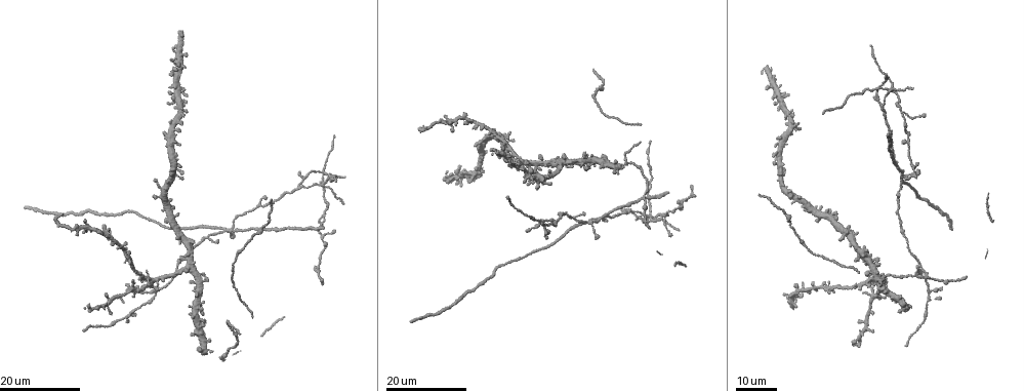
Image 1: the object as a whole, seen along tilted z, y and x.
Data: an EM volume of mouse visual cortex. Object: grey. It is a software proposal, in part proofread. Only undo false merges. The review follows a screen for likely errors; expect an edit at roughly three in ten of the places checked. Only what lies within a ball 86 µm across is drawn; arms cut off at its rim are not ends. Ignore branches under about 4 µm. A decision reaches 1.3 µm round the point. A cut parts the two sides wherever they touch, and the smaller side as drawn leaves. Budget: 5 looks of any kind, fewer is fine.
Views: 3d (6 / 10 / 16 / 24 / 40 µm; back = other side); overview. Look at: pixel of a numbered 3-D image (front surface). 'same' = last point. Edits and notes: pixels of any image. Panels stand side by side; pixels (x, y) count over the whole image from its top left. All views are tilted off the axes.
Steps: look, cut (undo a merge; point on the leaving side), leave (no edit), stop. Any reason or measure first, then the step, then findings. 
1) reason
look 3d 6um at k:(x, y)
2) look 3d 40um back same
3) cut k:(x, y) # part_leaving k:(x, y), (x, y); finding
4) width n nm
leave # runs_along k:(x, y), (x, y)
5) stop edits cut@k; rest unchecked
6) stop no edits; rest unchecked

a fork
look 3d 16um at 1:(882, 104)

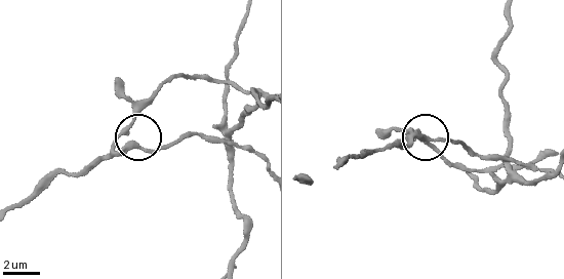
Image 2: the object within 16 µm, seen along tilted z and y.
look 3d 6um at 2:(133, 142)

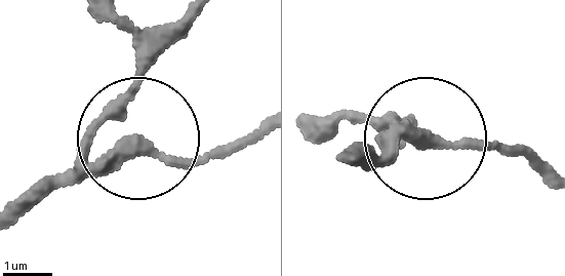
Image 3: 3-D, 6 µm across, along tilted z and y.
arms 3
leave # runs_along 3:(24, 213), (126, 144), (137, 36); continuous, no second neuron

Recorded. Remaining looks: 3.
two arms in line, one across
look 3d 24um at 1:(905, 113)

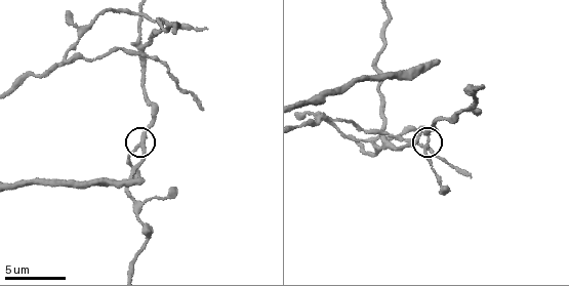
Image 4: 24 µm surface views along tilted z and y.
look 3d 6um at 4:(429, 138)

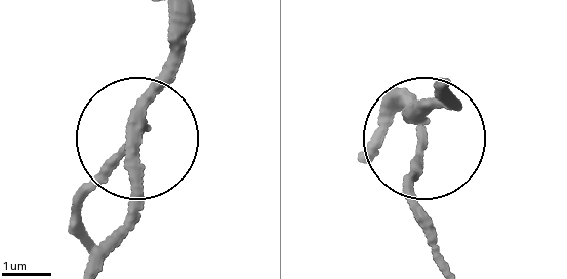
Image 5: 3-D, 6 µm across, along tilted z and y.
arms 3
leave # continuous, no second neuron

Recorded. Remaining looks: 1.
stop no edits; rest unchecked

